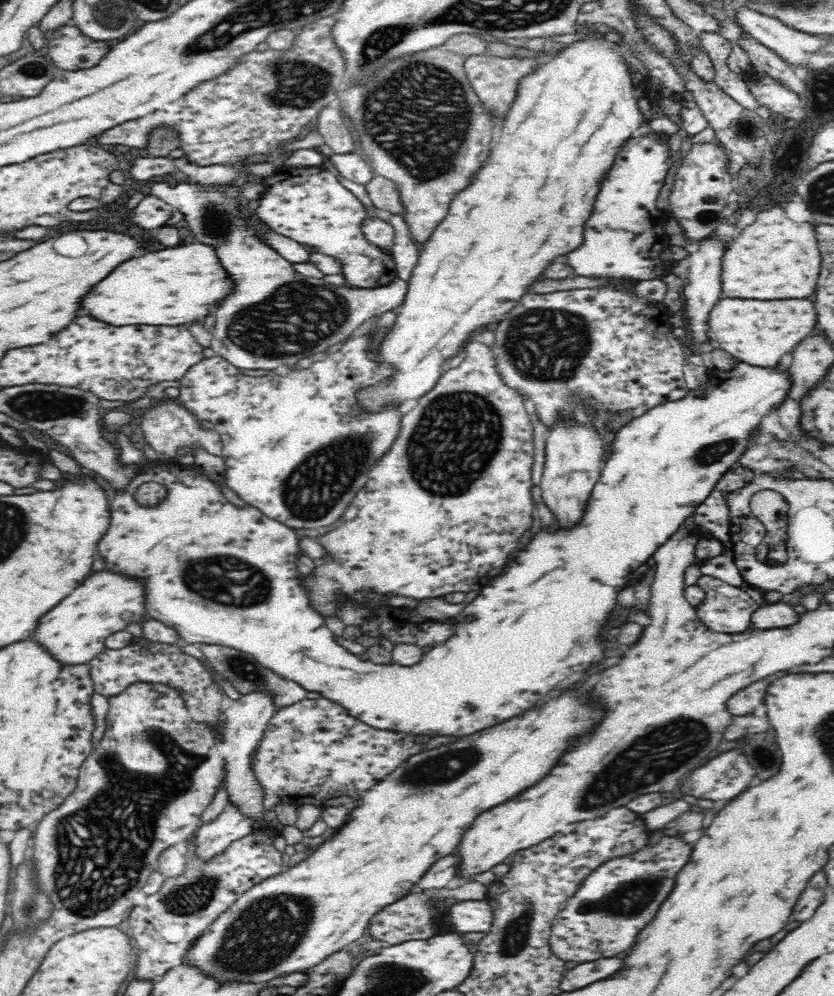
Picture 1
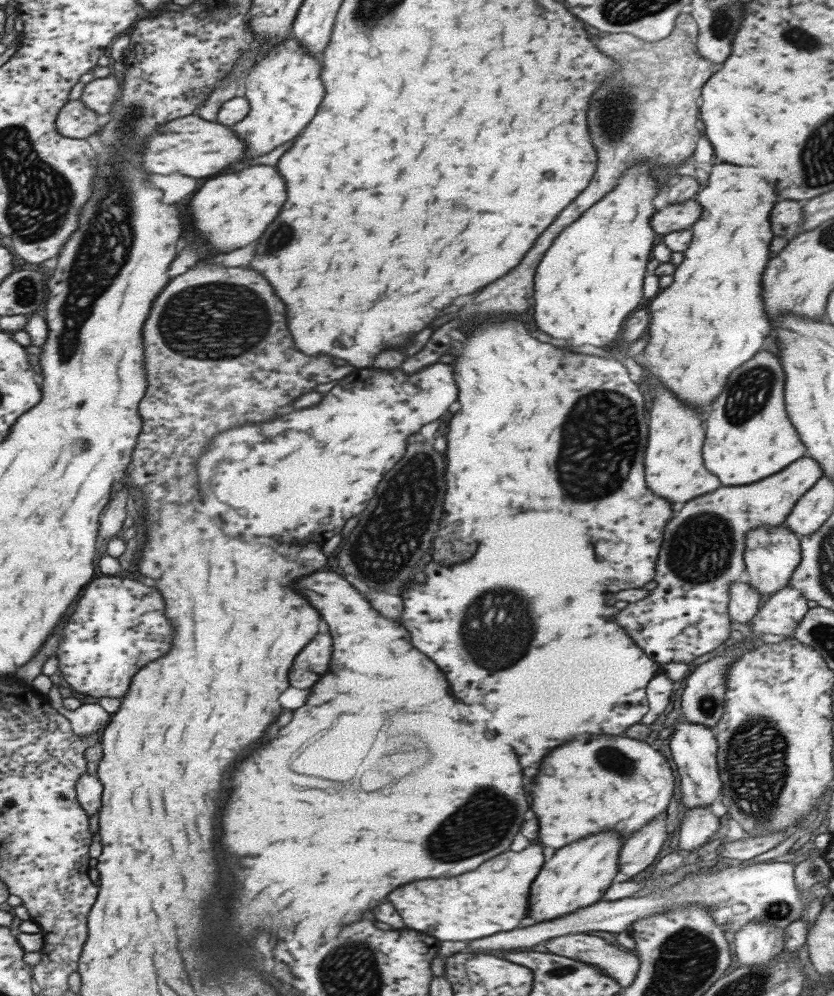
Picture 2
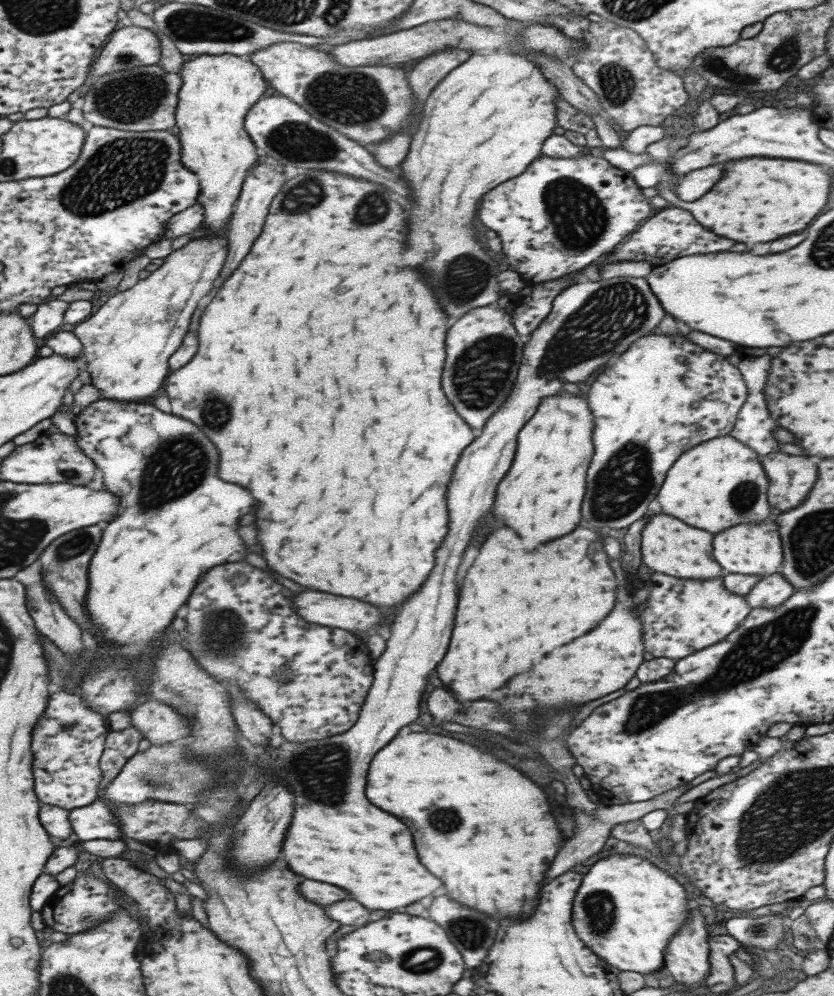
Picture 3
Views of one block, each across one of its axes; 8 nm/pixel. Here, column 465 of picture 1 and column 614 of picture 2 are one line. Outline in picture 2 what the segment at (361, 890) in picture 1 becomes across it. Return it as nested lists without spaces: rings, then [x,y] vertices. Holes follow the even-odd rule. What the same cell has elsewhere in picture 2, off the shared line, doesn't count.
[[[591,736],[585,744],[569,742],[559,746],[541,760],[537,776],[543,778],[535,778],[531,784],[531,810],[539,820],[539,842],[555,850],[597,832],[617,832],[621,840],[627,840],[665,812],[675,790],[675,778],[667,760],[651,742],[619,736]]]

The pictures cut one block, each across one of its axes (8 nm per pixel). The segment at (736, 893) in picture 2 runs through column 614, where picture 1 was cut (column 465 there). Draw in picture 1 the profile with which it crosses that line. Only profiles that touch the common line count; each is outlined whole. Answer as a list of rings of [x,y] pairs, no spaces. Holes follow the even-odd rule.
[[[466,900],[458,902],[450,908],[452,926],[458,934],[472,932],[490,932],[494,922],[494,910],[488,900]]]

